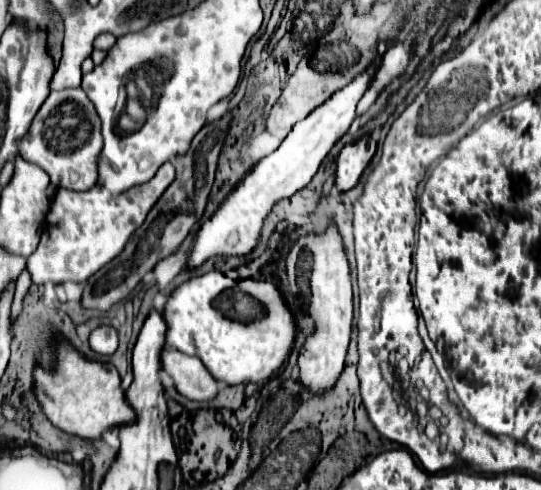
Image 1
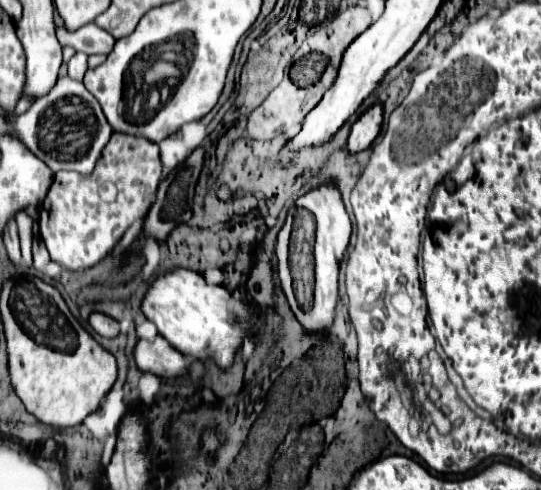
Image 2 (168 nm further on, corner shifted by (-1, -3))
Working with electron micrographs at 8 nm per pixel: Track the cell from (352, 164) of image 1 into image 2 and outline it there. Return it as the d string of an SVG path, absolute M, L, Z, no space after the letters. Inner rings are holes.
M374 105L354 123L350 137L348 137L346 151L352 155L366 151L378 137L380 125L382 125L382 105Z

